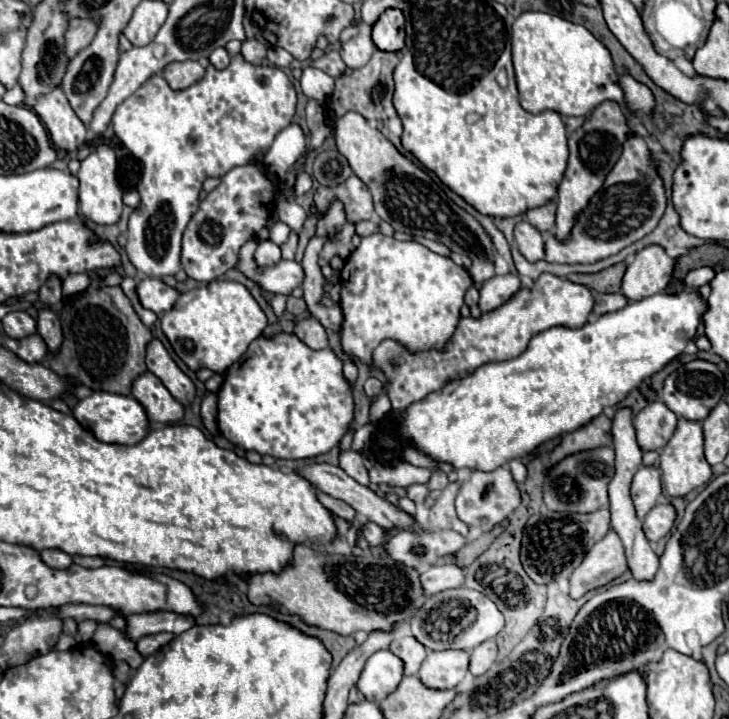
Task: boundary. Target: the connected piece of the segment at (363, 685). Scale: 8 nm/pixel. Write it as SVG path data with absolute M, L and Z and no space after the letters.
M379 650L367 660L357 688L365 694L367 700L381 702L397 688L401 678L403 660L399 660L399 656L395 656L391 650Z

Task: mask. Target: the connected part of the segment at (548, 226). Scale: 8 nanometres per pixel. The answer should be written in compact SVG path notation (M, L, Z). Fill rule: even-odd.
M549 202L549 204L541 206L541 208L529 210L529 212L525 214L525 218L527 218L527 222L533 224L539 232L549 232L549 230L553 230L553 226L555 226L555 210L557 210L555 202Z

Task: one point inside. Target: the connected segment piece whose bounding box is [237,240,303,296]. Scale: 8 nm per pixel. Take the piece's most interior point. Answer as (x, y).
(283, 278)

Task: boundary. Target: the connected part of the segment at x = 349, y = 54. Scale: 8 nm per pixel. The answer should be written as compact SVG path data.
M363 24L361 32L359 32L355 38L351 38L351 40L345 42L345 44L341 44L339 54L341 54L343 62L345 62L349 68L355 70L355 68L361 68L363 64L367 64L367 60L371 58L373 50L375 50L375 44L373 44L373 40L371 40L371 28Z

